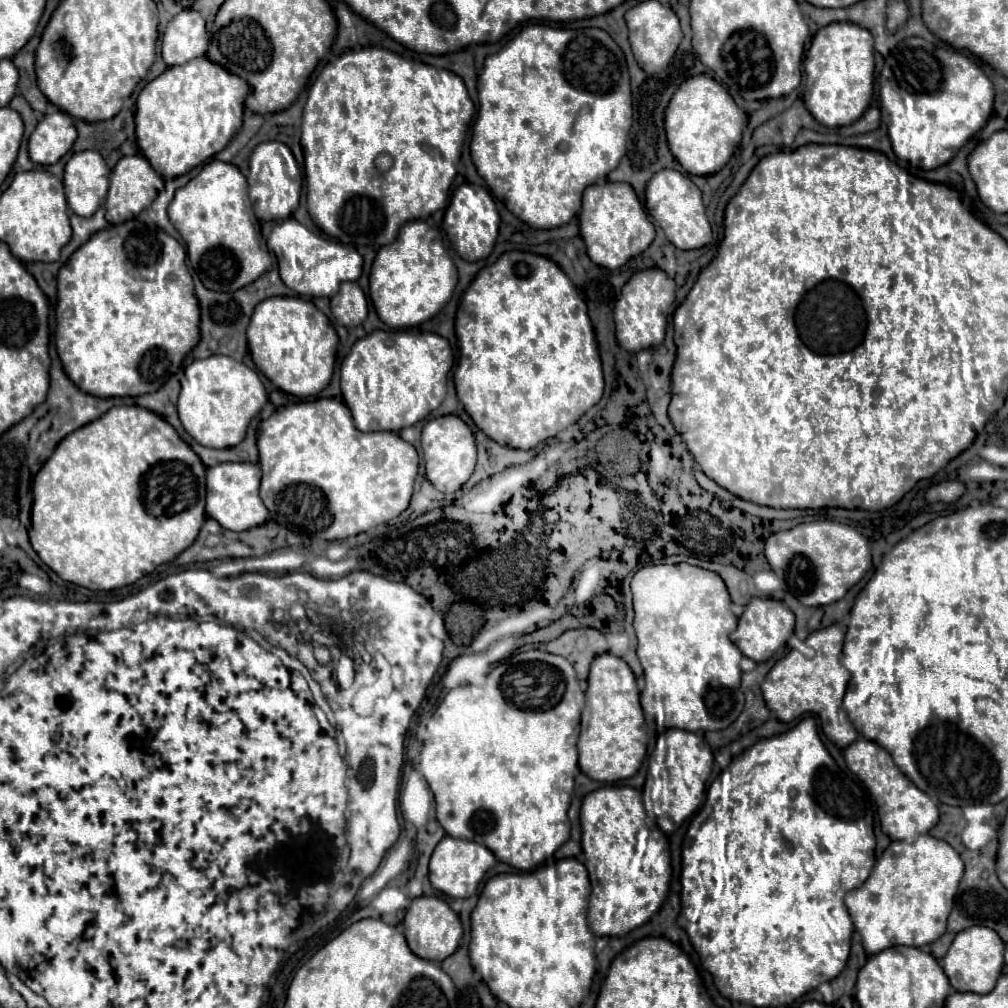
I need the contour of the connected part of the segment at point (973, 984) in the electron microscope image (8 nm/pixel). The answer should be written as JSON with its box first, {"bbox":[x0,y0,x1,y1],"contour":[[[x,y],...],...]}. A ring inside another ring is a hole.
{"bbox":[944,925,1004,993],"contour":[[[980,925],[960,931],[960,935],[956,935],[944,957],[944,973],[948,973],[950,985],[956,991],[990,993],[996,985],[1002,965],[1004,965],[1004,941],[996,935],[996,931]]]}

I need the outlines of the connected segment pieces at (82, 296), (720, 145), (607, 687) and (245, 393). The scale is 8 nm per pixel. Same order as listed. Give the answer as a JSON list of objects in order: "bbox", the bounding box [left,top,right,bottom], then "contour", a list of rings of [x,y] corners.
[{"bbox":[56,219,200,397],"contour":[[[130,219],[96,231],[58,273],[56,347],[66,375],[94,397],[136,397],[158,391],[200,341],[200,307],[182,245],[152,225]]]},{"bbox":[664,75,748,175],"contour":[[[694,75],[686,79],[670,99],[664,119],[668,147],[690,175],[712,175],[720,171],[738,147],[746,123],[748,115],[710,75]]]},{"bbox":[578,653,646,783],"contour":[[[602,653],[592,661],[586,689],[586,707],[582,711],[582,729],[578,739],[578,765],[594,781],[614,783],[632,777],[646,757],[644,713],[640,693],[628,663],[612,653]]]},{"bbox":[178,355,268,449],"contour":[[[210,355],[206,359],[194,359],[184,371],[184,387],[178,397],[178,413],[184,429],[204,447],[226,449],[238,445],[250,421],[268,403],[264,383],[258,373],[244,363],[226,357]]]}]

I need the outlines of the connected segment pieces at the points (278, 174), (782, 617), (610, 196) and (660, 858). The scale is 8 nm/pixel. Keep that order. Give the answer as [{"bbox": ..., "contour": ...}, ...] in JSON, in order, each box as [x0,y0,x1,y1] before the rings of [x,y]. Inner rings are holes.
[{"bbox":[249,141,304,221],"contour":[[[278,141],[260,143],[249,158],[250,203],[258,219],[274,221],[288,219],[299,205],[301,188],[304,182],[299,165],[289,147]]]},{"bbox":[730,597,794,663],"contour":[[[754,597],[746,605],[742,617],[738,619],[738,627],[730,633],[730,639],[742,651],[742,655],[760,663],[760,661],[768,661],[782,645],[786,645],[792,631],[794,631],[794,613],[782,601]]]},{"bbox":[580,183,654,269],"contour":[[[604,183],[592,185],[584,191],[580,211],[580,235],[586,243],[588,257],[606,269],[622,267],[630,257],[640,255],[654,239],[654,225],[642,209],[632,185]]]},{"bbox":[580,787,672,937],"contour":[[[602,787],[588,793],[582,801],[580,825],[582,825],[582,851],[586,857],[584,865],[590,873],[590,883],[592,883],[590,905],[588,905],[588,925],[592,933],[598,937],[602,935],[622,937],[634,927],[648,921],[666,899],[666,893],[670,887],[670,871],[672,871],[670,851],[666,855],[666,845],[668,845],[666,835],[660,831],[653,820],[647,817],[642,793],[634,787]]]}]

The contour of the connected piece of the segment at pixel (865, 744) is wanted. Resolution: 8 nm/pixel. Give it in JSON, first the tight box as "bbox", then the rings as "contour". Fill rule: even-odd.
{"bbox":[844,737,938,841],"contour":[[[860,737],[852,745],[844,749],[844,757],[850,771],[866,785],[870,795],[874,797],[878,805],[878,817],[882,831],[890,839],[900,839],[900,841],[914,841],[918,835],[928,833],[936,823],[938,823],[938,807],[934,801],[920,791],[892,761],[888,751],[884,751],[880,745]]]}

